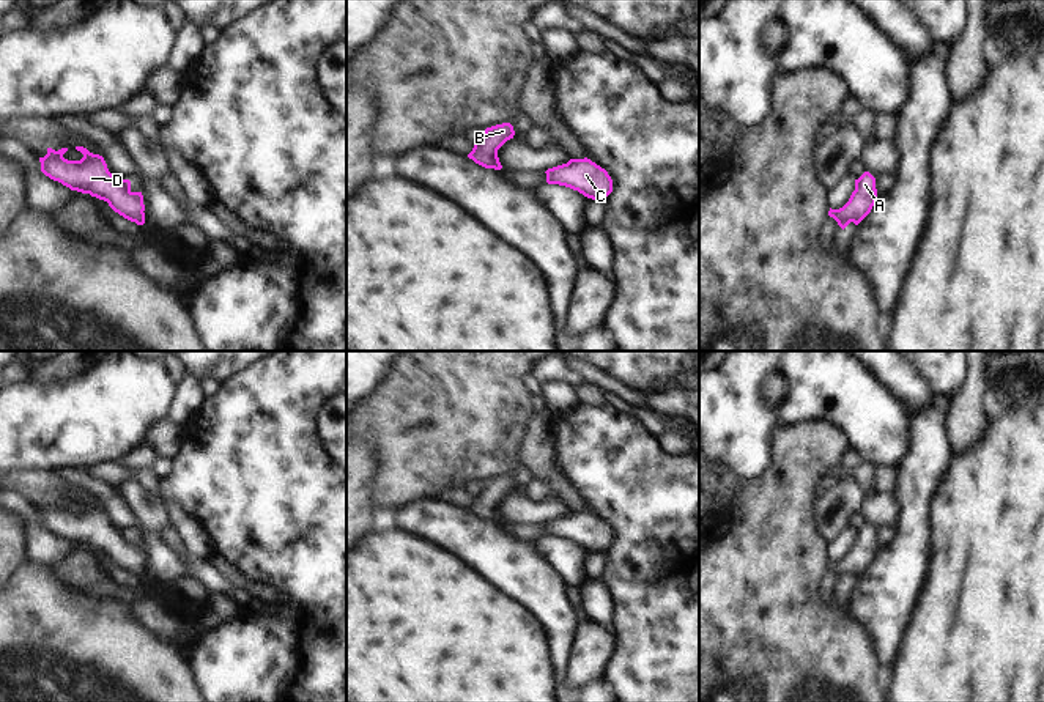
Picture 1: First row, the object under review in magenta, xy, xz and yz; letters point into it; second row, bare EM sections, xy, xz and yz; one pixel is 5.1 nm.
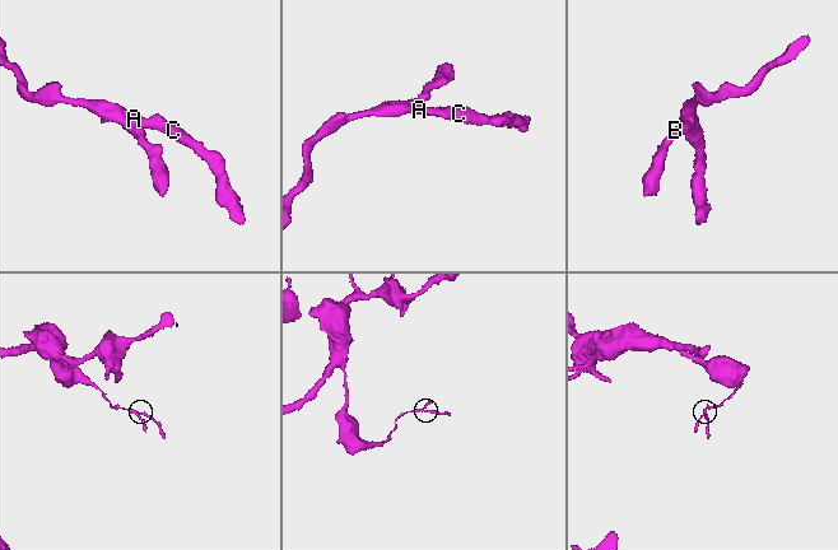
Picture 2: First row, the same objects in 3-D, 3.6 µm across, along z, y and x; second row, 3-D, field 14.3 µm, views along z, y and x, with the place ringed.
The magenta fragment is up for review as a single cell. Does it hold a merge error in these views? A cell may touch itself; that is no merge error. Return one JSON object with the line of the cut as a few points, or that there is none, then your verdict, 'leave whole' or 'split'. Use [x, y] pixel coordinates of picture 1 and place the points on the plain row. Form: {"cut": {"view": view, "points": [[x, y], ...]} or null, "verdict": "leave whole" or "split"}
{"cut": null, "verdict": "leave whole"}

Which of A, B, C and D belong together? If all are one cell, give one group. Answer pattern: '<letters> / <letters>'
A B C D

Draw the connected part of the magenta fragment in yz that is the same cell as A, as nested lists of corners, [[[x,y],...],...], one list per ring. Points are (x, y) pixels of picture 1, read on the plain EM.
[[[864,524],[858,532],[855,532],[855,543],[852,545],[849,554],[839,560],[828,563],[838,578],[844,582],[850,575],[858,578],[876,557],[877,541],[876,530]]]

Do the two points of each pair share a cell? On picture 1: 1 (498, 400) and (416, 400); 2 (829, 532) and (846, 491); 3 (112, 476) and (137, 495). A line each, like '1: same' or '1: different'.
1: same
2: same
3: different

